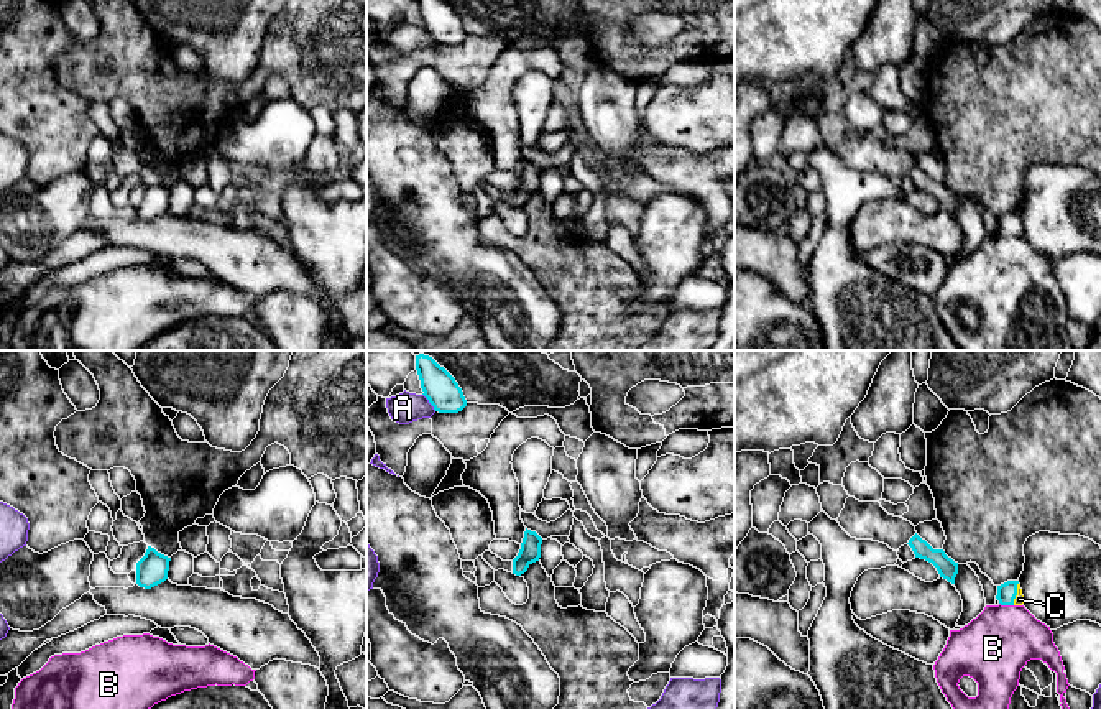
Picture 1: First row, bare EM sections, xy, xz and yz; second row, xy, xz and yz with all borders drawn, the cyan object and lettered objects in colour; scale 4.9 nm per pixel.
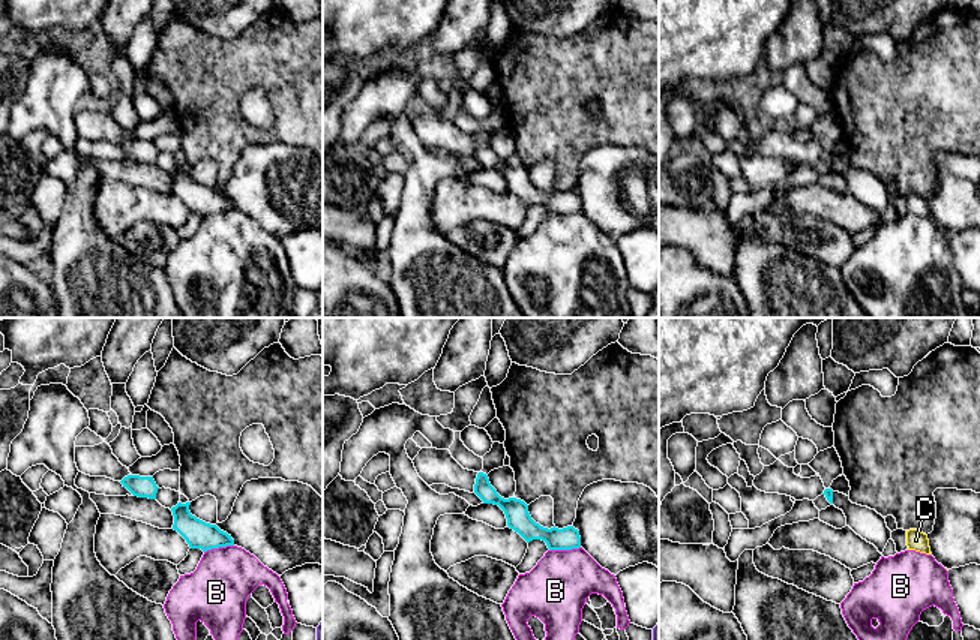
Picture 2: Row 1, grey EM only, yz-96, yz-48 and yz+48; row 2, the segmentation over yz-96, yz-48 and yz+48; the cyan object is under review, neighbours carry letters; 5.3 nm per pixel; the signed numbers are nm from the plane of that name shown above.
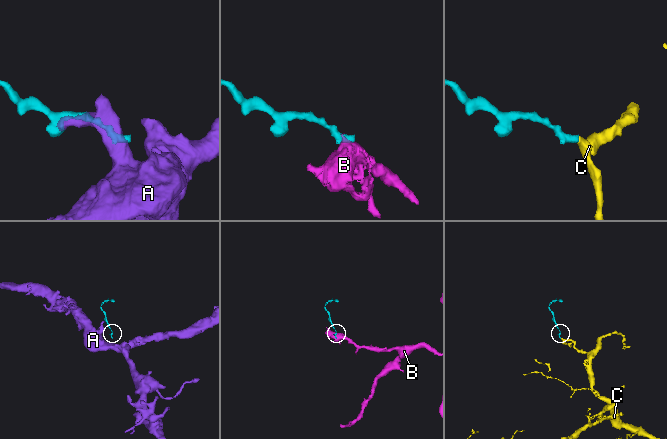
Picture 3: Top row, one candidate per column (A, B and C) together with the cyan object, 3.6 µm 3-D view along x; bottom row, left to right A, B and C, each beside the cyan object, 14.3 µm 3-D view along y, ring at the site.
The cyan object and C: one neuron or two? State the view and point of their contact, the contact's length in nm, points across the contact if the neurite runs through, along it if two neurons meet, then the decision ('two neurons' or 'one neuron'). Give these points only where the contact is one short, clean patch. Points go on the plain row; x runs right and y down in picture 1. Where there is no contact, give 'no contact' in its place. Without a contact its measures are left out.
yz (1016, 226) | 110 nm | across yz (1006, 224), (1016, 226), (1019, 231) | one neuron

